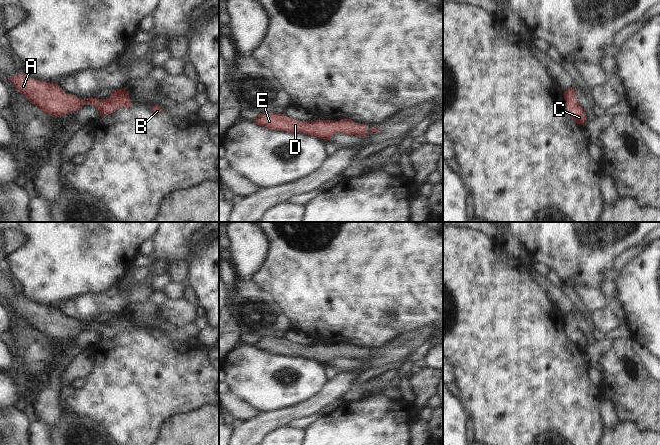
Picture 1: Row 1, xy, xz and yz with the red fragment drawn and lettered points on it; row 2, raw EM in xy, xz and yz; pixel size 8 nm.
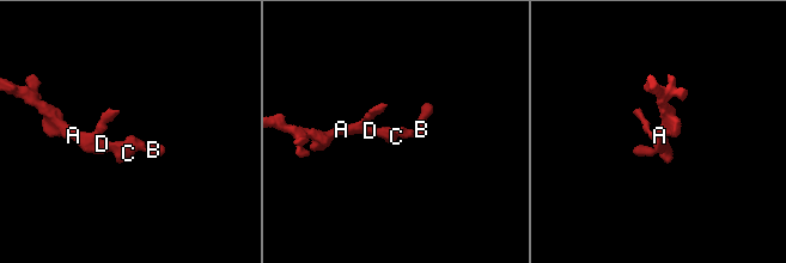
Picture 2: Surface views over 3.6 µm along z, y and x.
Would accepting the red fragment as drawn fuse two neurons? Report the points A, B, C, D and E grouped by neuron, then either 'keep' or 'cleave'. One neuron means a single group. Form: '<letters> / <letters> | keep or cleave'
A B C D E | keep

